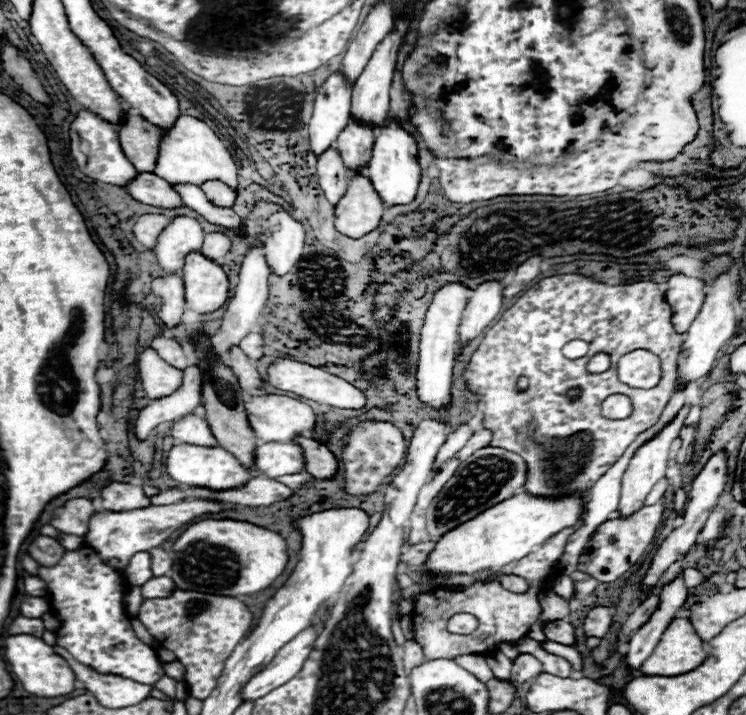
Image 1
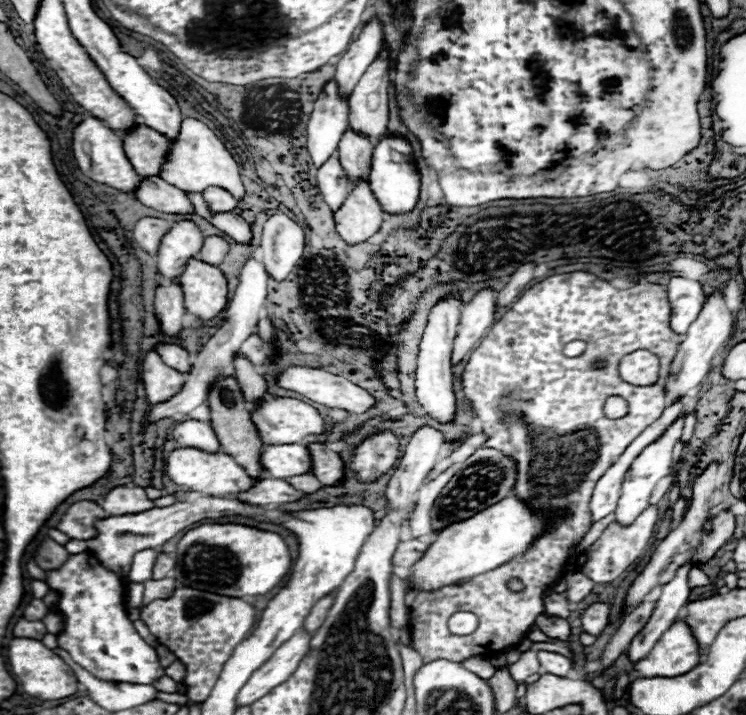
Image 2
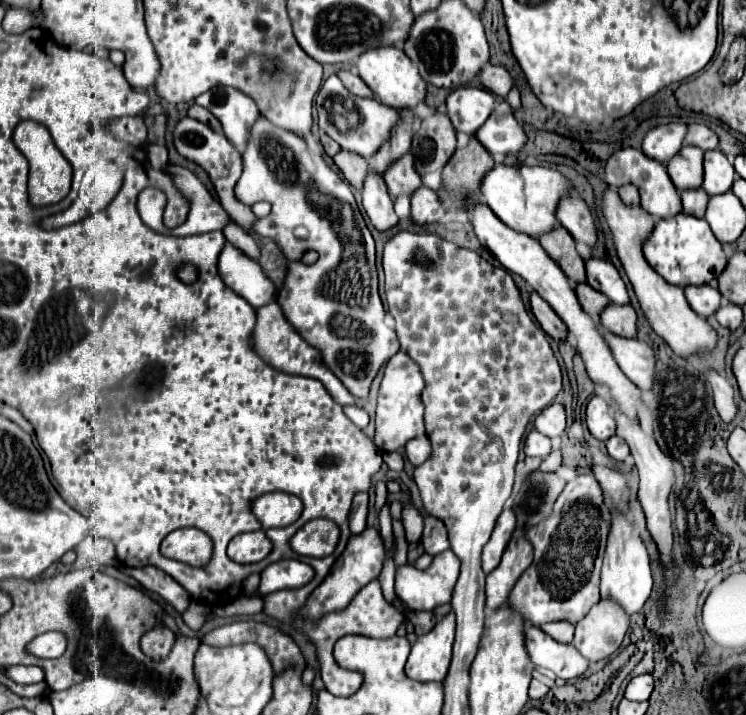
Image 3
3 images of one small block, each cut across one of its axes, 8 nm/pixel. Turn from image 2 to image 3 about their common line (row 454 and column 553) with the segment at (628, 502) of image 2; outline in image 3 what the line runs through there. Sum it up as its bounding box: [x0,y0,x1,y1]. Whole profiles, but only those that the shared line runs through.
[526,626,590,680]

